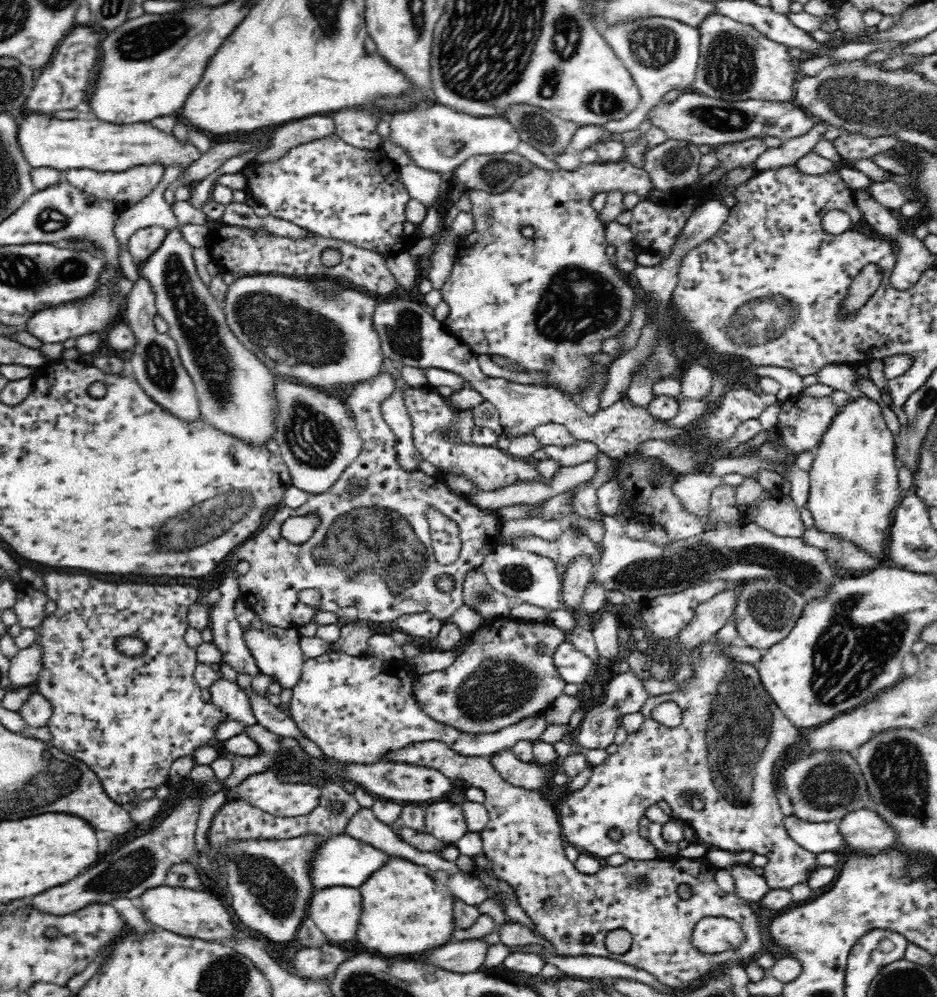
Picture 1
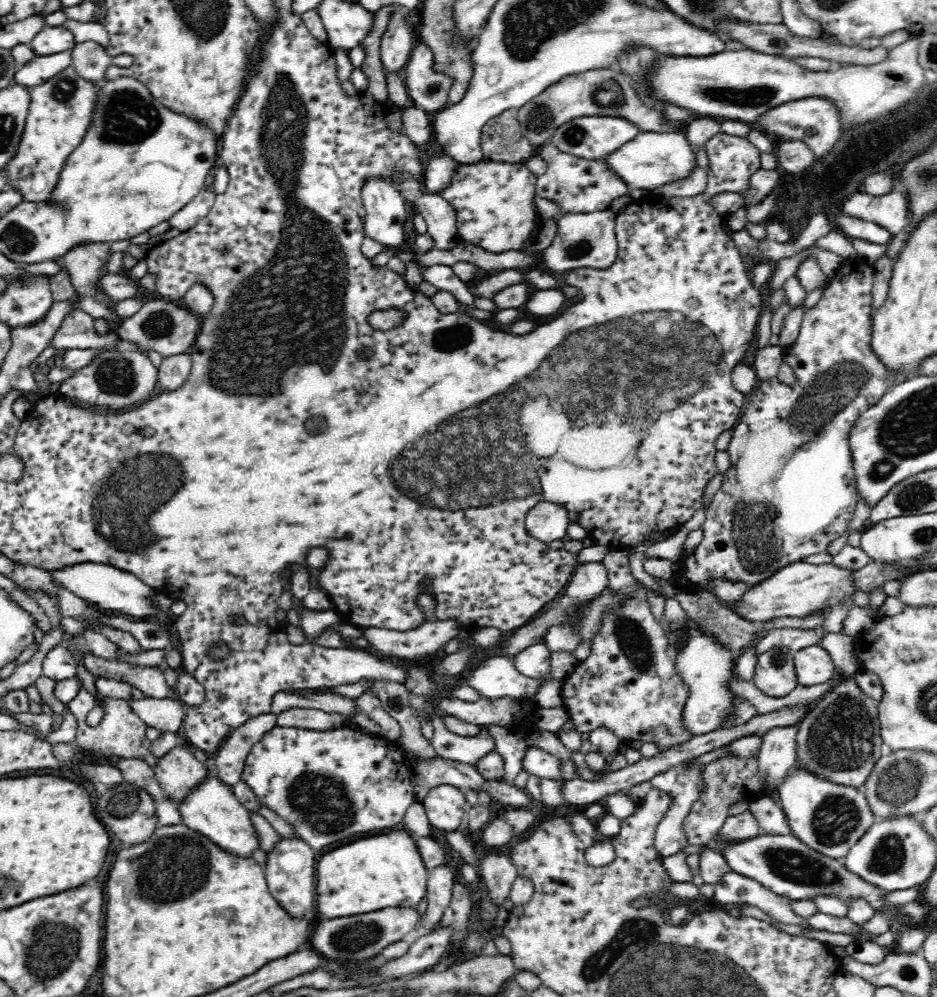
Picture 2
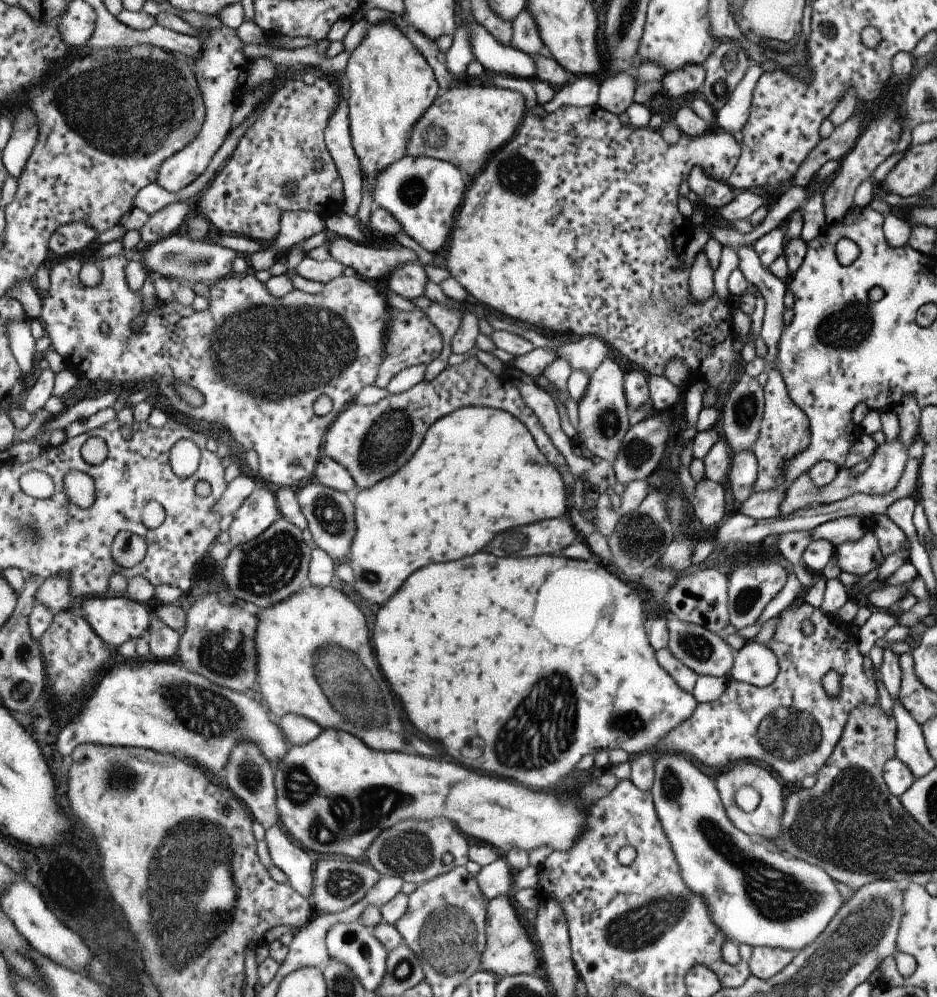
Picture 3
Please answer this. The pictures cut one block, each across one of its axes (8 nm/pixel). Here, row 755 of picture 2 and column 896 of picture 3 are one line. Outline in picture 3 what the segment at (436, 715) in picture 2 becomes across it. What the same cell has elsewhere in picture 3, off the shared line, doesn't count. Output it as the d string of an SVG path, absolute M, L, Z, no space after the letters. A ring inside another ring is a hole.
M899 436L893 438L891 442L885 442L885 444L879 446L879 448L875 450L875 454L869 458L869 466L867 466L865 472L861 472L861 474L855 476L851 468L845 468L845 466L843 466L843 468L839 470L839 474L837 474L837 478L835 478L827 488L817 488L817 486L811 482L809 474L803 474L799 480L795 480L795 482L787 488L785 498L783 498L783 502L781 502L781 514L779 514L779 516L789 516L789 514L793 514L793 512L797 512L797 510L803 510L803 508L807 508L807 506L821 506L821 504L841 502L841 500L853 496L853 494L887 496L887 492L891 492L891 490L897 486L897 482L901 480L901 474L903 474L903 470L905 470L907 460L909 460L909 456L907 456L909 446L911 446L911 444L899 440Z

